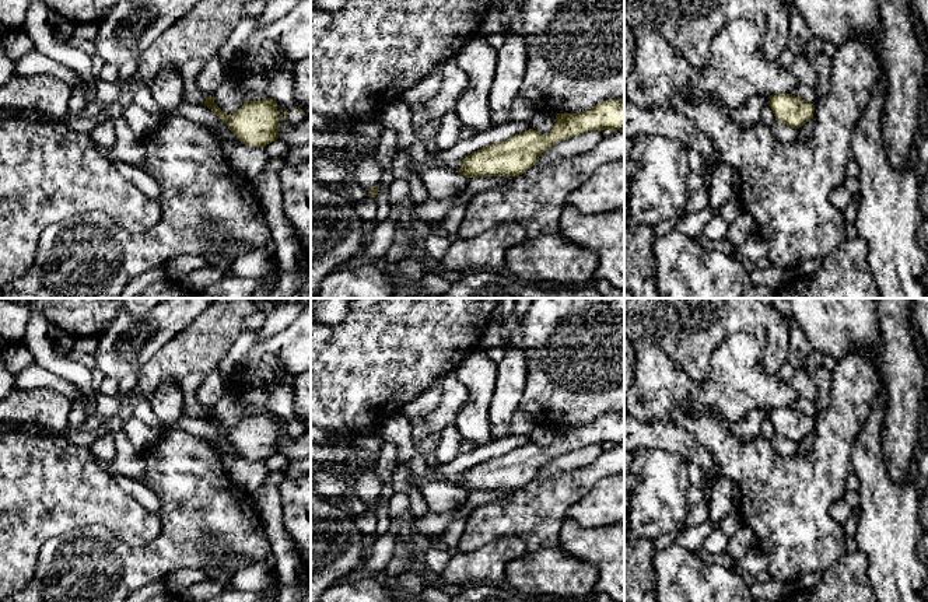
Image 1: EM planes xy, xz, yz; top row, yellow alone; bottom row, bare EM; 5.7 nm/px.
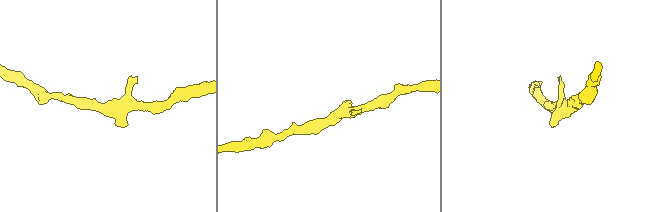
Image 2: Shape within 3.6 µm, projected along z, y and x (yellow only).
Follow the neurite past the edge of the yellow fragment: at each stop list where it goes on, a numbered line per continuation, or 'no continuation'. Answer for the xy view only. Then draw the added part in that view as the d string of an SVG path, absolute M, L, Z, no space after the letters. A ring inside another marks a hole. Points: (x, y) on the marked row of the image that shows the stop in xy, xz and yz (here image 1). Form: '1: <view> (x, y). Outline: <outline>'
no continuation

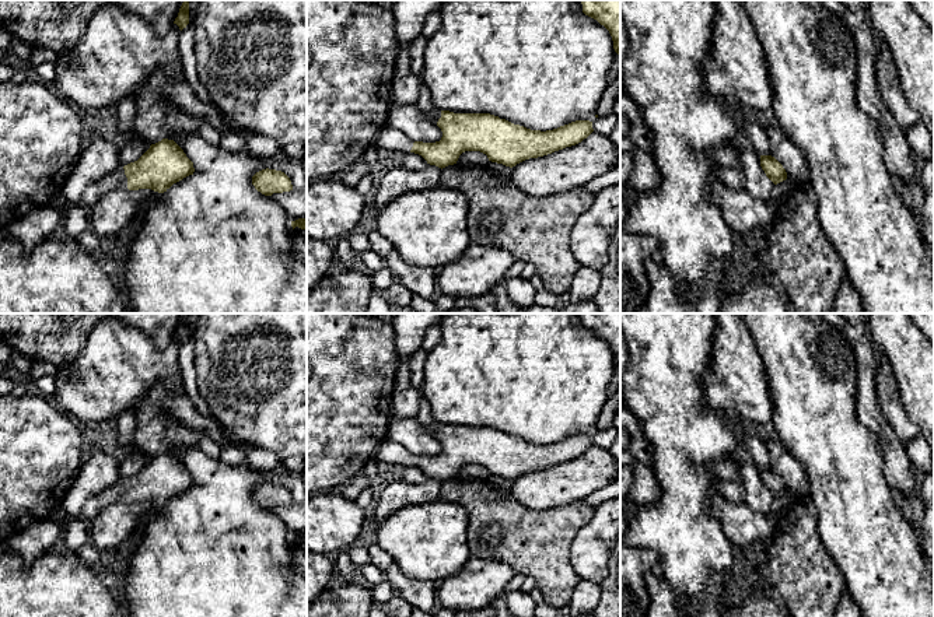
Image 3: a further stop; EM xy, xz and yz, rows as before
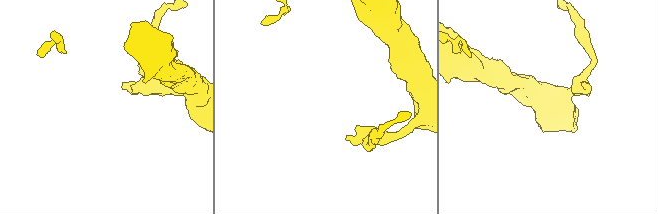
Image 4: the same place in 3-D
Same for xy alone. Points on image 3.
1: xy (94, 192). Outline: M120 166L113 175L106 176L104 180L91 183L81 194L80 203L90 208L104 194L118 189L127 189L127 178L125 175L123 166Z

